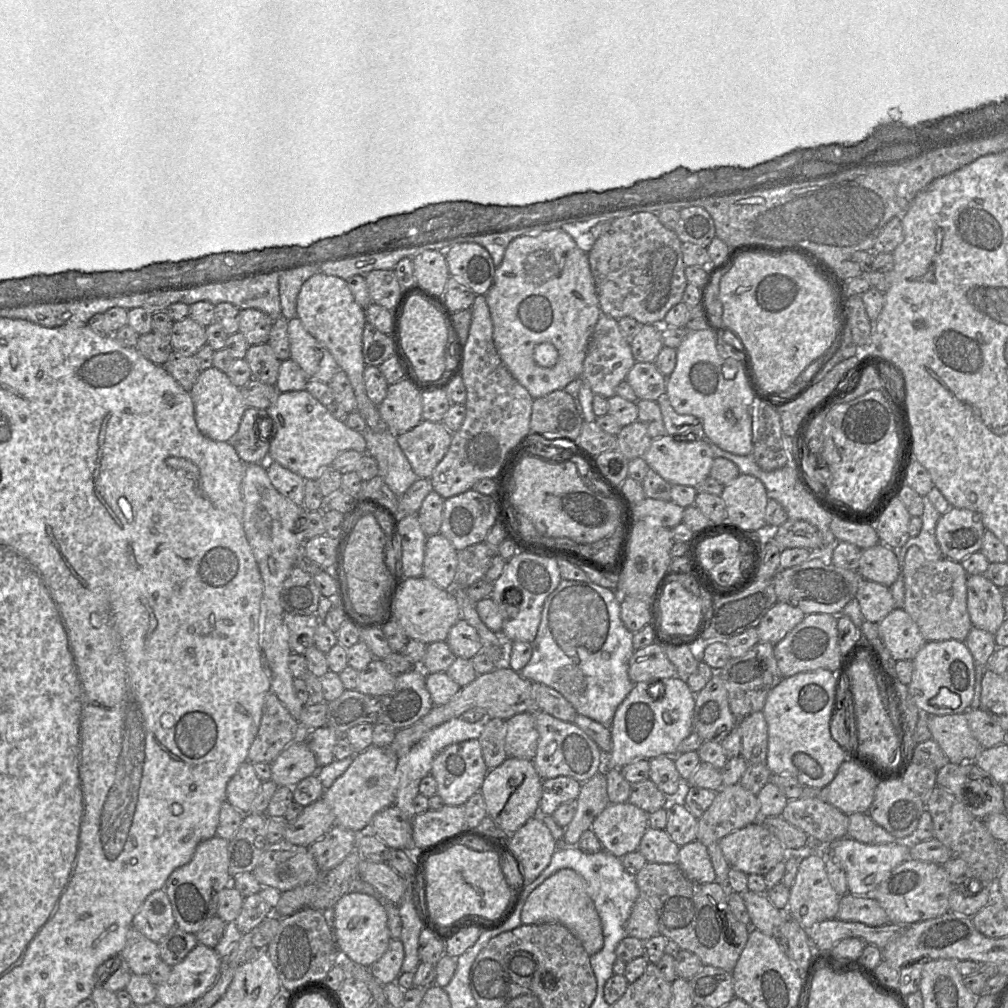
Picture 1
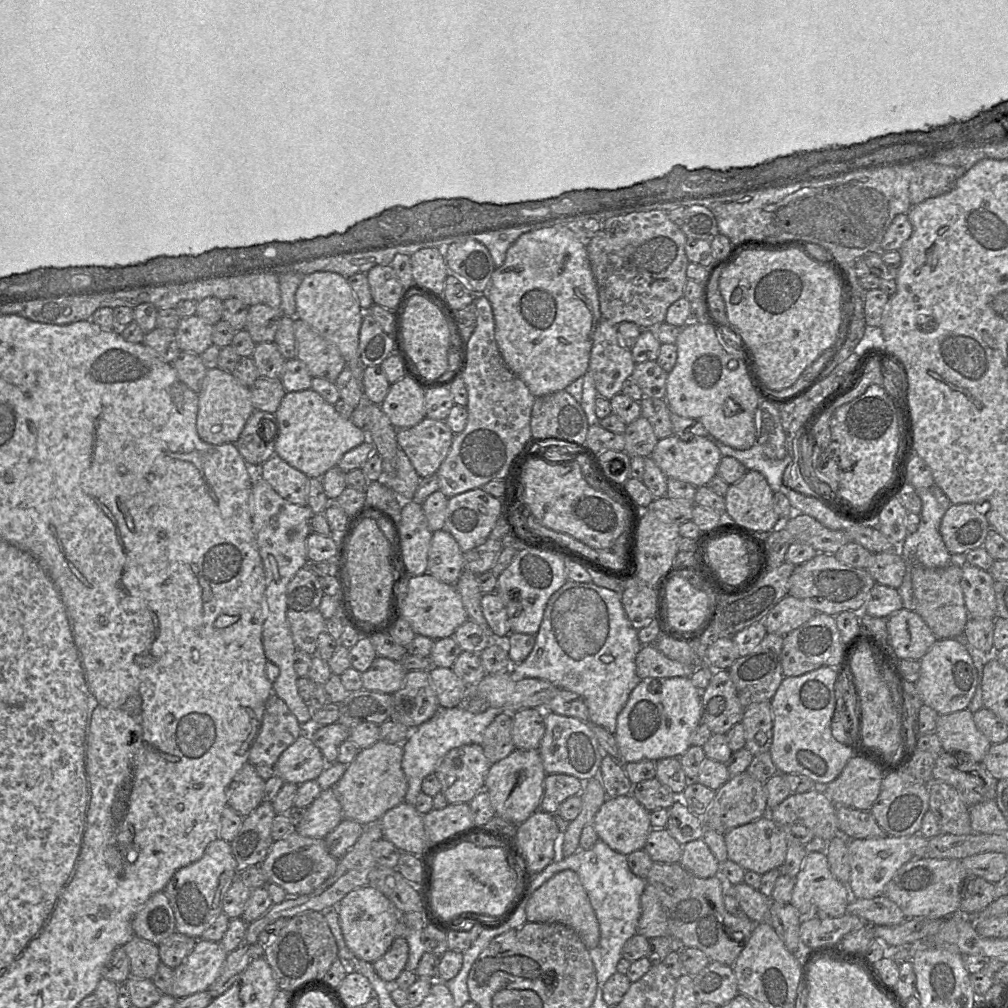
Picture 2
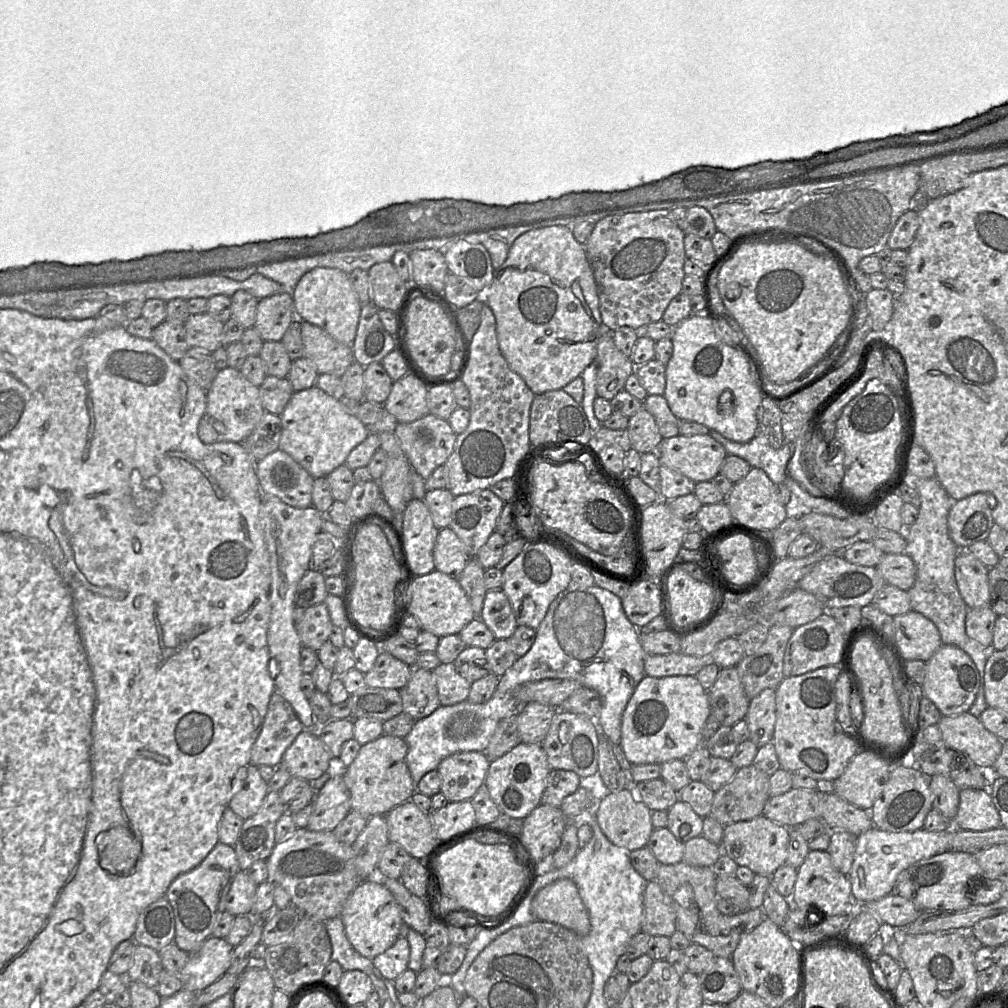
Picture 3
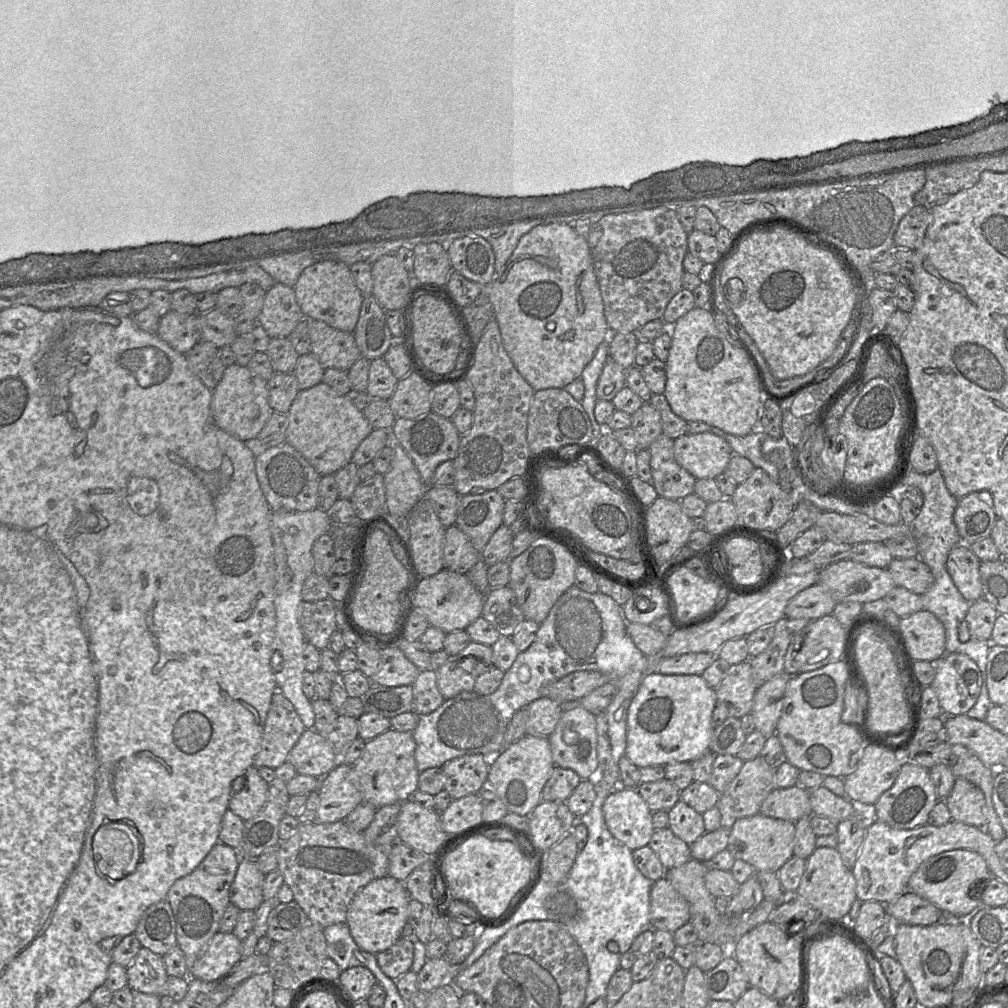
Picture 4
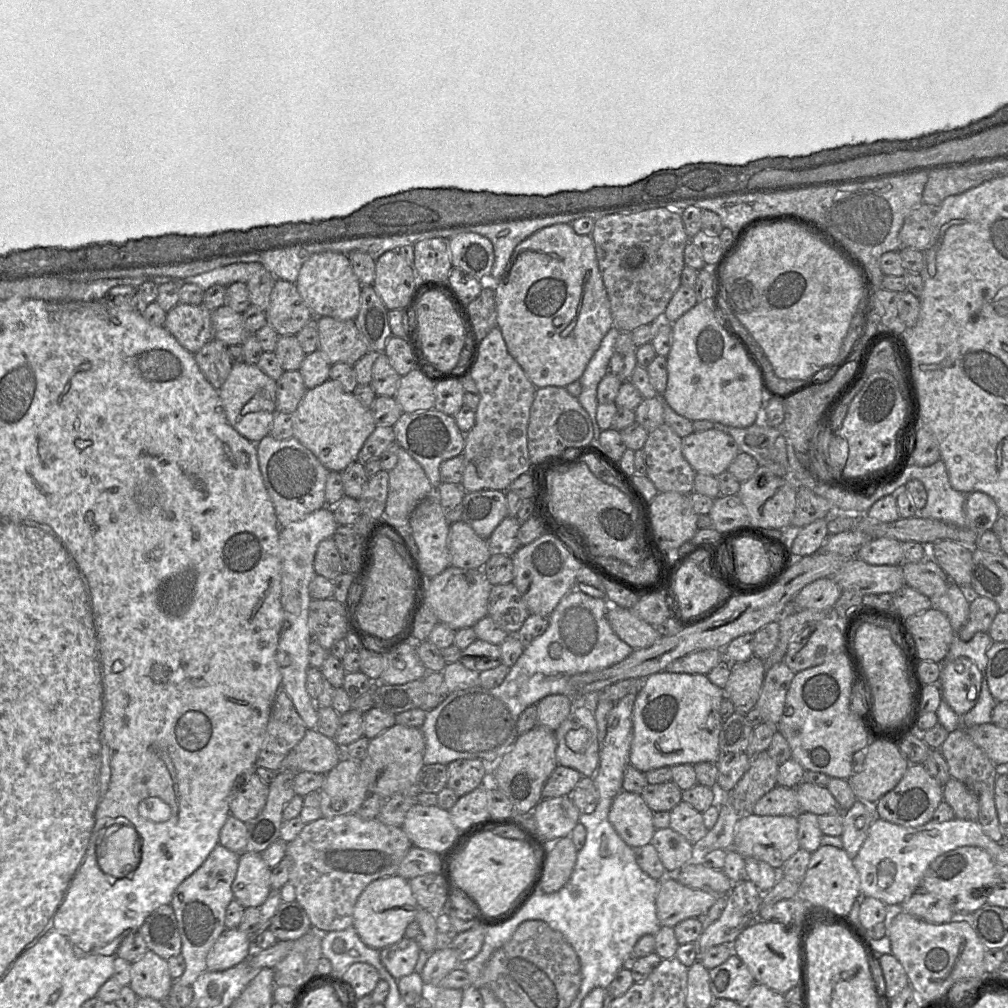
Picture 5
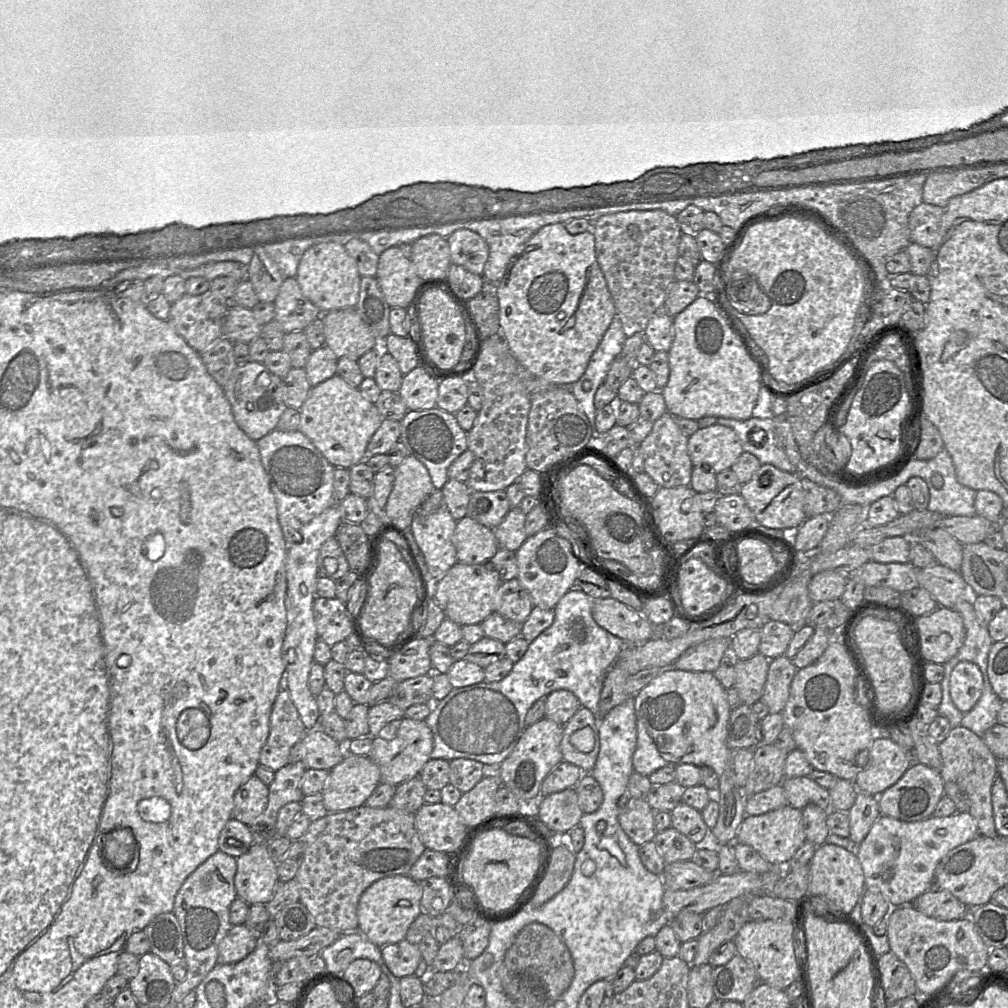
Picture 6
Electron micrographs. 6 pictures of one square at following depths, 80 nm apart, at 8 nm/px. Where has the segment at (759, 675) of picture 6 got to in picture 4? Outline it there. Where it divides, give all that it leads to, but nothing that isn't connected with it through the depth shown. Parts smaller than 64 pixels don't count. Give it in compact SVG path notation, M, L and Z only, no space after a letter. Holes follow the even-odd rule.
M748 660L730 665L715 688L717 702L727 707L729 716L741 718L751 712L758 686Z

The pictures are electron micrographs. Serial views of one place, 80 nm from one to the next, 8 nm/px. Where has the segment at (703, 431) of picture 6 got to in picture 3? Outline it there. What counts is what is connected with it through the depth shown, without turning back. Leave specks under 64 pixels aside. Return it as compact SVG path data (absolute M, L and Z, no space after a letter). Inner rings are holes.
M709 434L677 435L662 439L657 455L660 464L693 482L711 481L728 455L722 444Z

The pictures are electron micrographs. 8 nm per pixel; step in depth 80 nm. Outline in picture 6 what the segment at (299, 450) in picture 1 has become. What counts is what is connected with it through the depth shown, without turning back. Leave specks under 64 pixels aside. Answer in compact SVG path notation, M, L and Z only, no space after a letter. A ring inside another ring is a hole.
M337 374L312 387L299 411L299 430L334 467L345 469L364 460L367 445L383 420L376 404Z

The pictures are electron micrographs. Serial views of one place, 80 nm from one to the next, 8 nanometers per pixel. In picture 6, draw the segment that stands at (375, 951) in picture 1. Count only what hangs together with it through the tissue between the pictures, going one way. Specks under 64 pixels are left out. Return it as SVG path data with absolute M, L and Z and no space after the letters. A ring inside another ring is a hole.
M409 875L389 876L375 881L362 893L358 902L359 931L380 948L402 941L410 925L422 912L421 898L420 883Z

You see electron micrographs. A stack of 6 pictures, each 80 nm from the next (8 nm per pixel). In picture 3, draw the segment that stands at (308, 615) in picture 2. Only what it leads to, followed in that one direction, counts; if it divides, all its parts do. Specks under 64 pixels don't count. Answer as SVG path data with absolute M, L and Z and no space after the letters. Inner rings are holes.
M326 603L294 607L293 621L302 645L318 651L329 639L333 623Z

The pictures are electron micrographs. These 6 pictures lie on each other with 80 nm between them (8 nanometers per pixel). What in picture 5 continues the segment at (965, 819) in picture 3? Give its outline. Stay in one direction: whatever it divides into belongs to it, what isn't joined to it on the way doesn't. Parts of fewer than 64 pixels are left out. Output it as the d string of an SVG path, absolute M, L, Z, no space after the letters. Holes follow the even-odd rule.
M949 779L943 787L943 799L952 808L955 818L978 820L979 798L959 780Z

